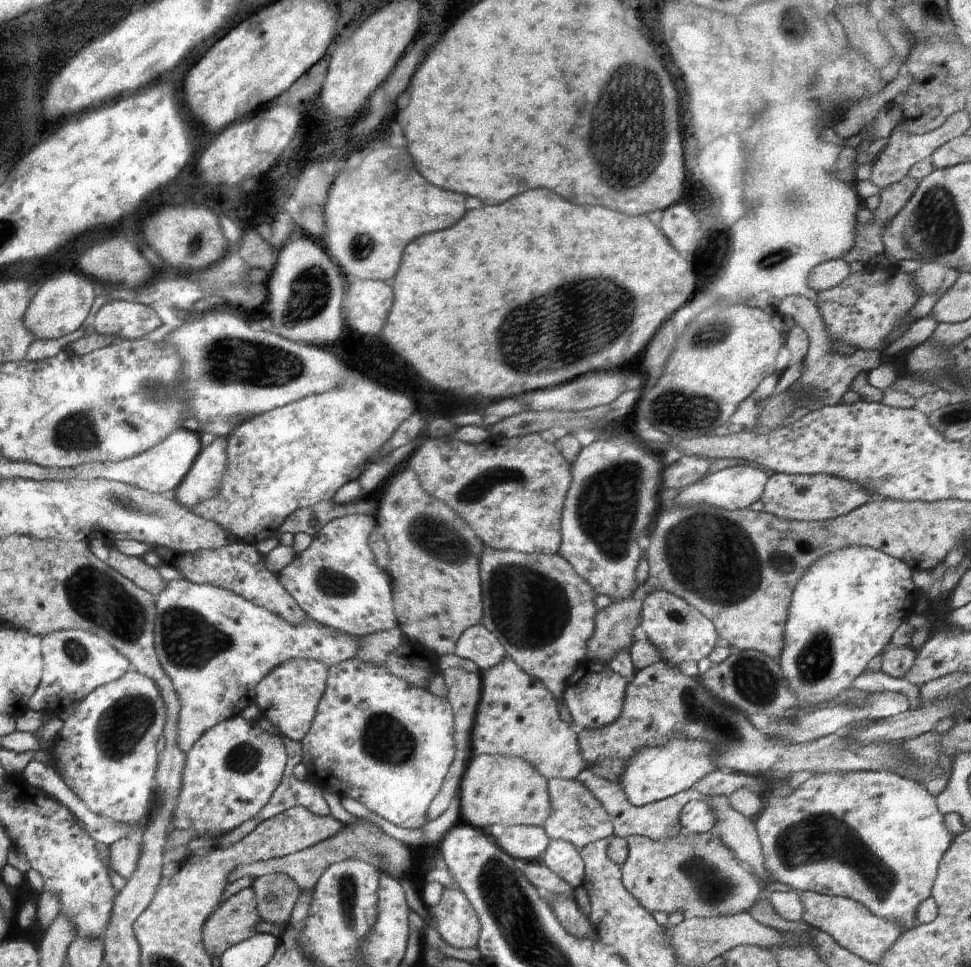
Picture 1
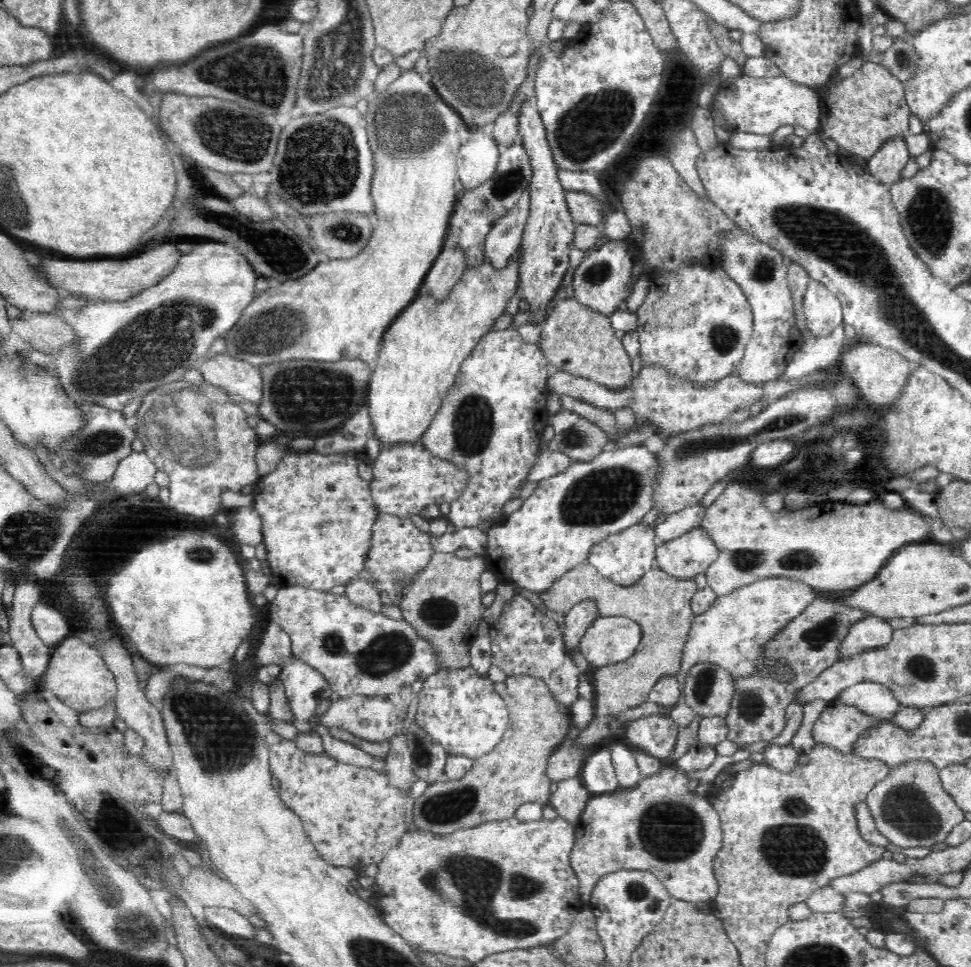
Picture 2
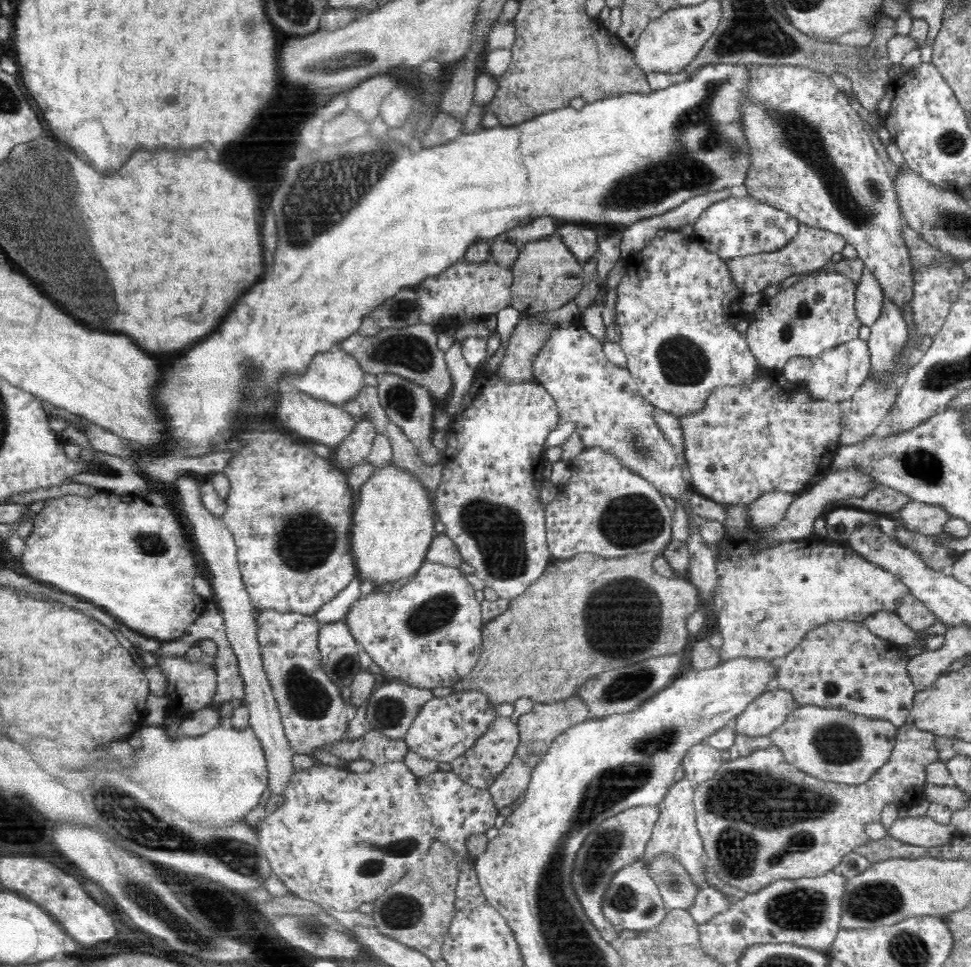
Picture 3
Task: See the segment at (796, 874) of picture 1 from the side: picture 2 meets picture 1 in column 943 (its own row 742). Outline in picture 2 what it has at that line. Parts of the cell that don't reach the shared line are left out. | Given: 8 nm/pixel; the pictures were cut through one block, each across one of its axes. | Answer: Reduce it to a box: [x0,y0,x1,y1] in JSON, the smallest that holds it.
[810,700,893,755]

